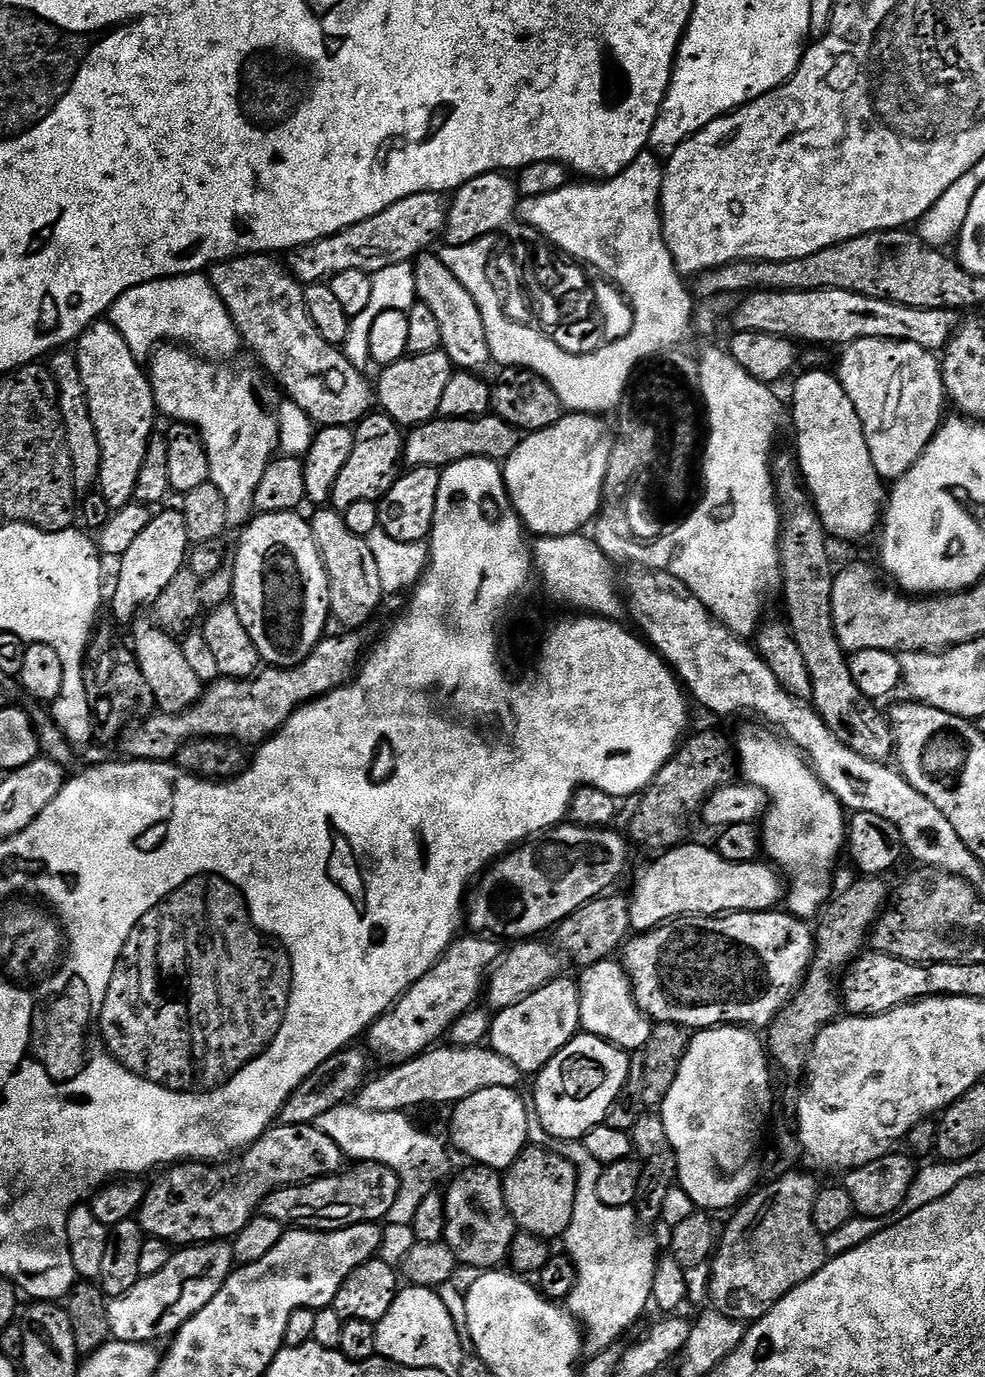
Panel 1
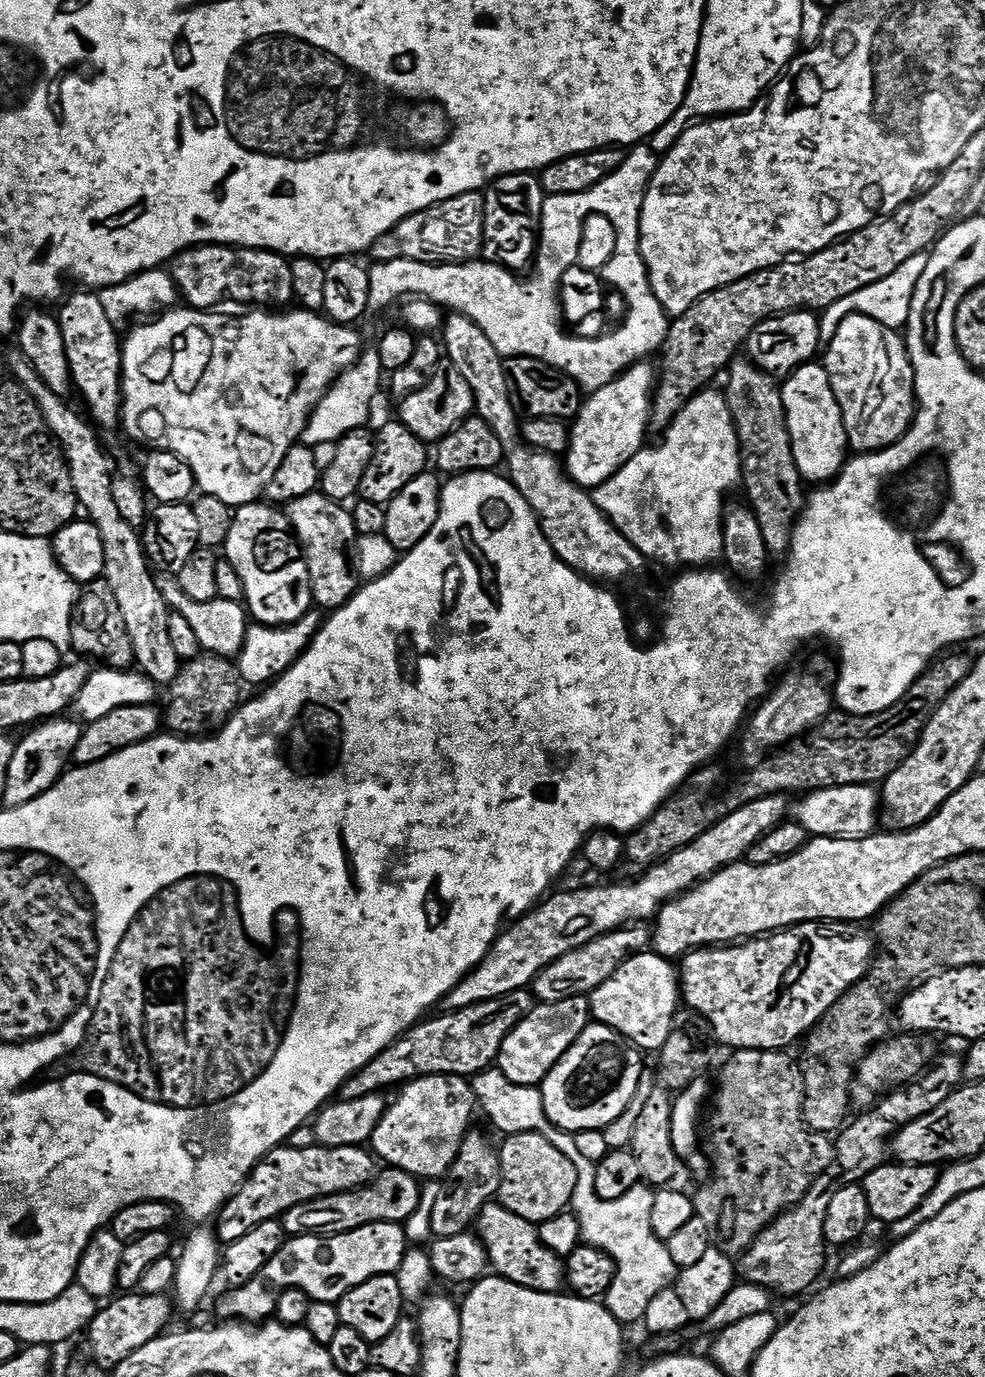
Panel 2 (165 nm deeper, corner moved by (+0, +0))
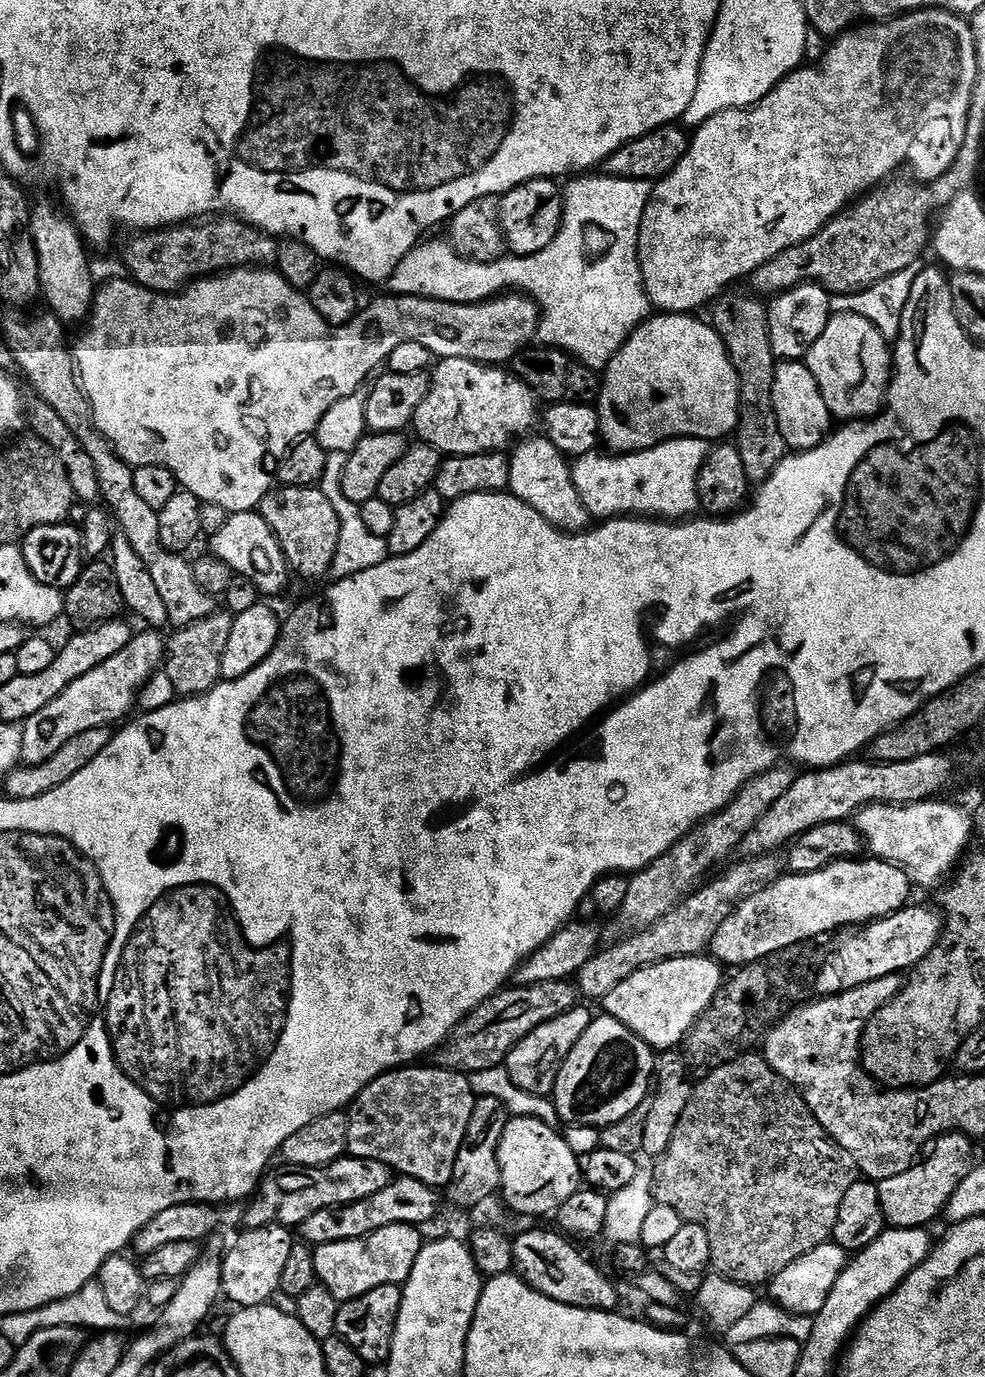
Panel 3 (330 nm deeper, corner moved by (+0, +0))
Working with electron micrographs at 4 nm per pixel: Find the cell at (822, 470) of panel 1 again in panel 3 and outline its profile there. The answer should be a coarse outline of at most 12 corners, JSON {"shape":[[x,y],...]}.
{"shape":[[777,363],[772,401],[789,449],[817,448],[833,414],[807,363]]}

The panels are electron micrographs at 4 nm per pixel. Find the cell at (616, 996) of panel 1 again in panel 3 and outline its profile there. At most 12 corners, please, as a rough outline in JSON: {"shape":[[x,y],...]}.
{"shape":[[708,954],[630,974],[602,1001],[652,1049],[683,1045],[716,1003]]}

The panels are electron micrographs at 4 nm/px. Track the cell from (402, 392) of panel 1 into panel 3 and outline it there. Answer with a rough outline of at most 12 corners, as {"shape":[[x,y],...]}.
{"shape":[[466,358],[431,369],[411,427],[445,457],[537,427],[530,386]]}

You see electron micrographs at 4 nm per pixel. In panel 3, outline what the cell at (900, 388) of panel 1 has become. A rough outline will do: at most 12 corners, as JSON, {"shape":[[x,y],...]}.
{"shape":[[833,314],[806,363],[837,421],[883,409],[894,352]]}

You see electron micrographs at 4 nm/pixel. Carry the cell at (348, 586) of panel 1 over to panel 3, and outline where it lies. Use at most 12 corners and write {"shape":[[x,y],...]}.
{"shape":[[273,487],[258,511],[293,573],[331,573],[340,519],[314,488]]}

